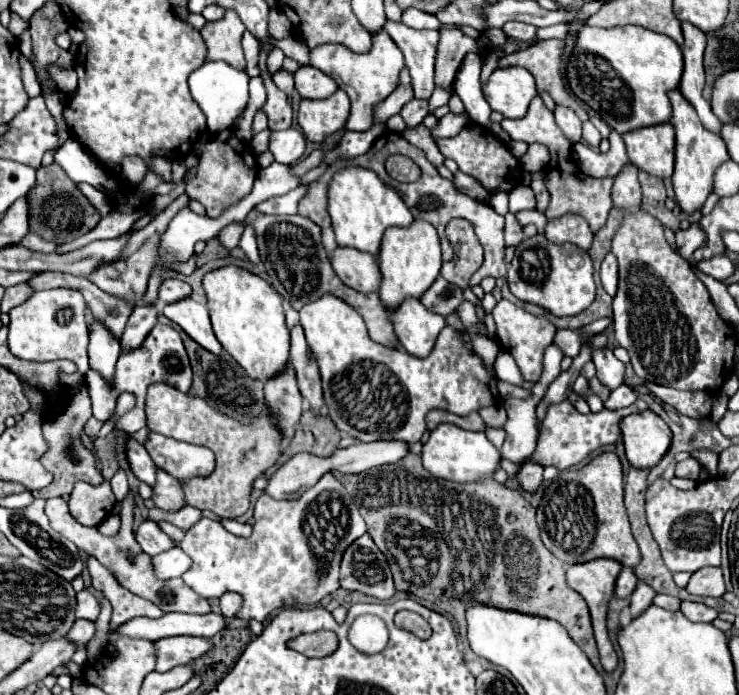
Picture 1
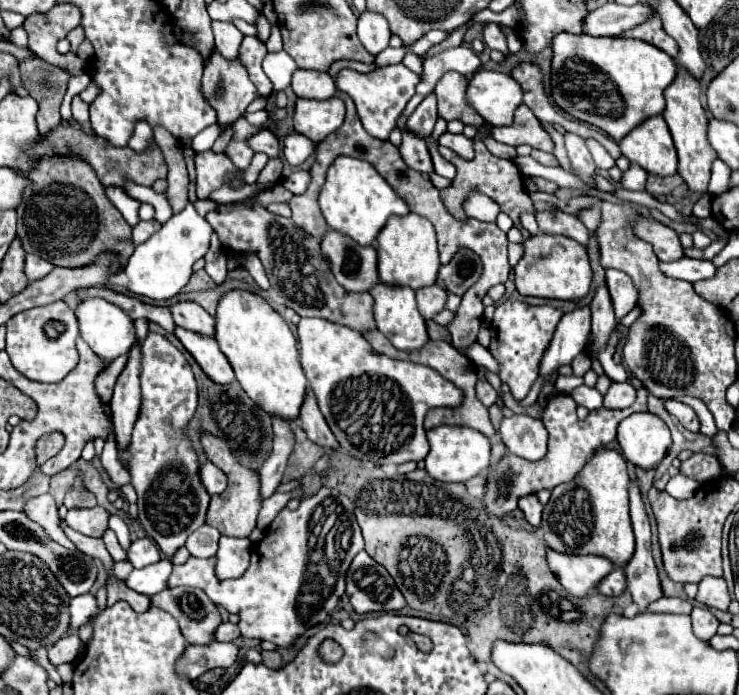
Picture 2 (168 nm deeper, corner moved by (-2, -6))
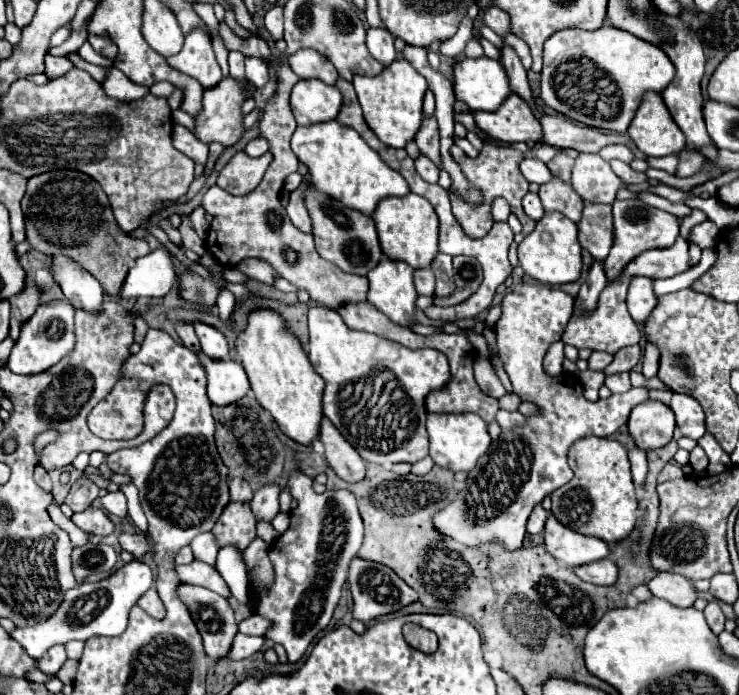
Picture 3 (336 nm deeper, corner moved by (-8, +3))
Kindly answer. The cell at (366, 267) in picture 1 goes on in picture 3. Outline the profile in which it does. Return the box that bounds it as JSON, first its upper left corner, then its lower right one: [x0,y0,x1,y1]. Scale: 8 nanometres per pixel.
[304,184,382,276]

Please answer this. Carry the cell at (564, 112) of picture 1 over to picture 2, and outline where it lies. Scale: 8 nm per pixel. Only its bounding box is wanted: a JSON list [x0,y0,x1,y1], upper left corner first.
[564,133,596,185]

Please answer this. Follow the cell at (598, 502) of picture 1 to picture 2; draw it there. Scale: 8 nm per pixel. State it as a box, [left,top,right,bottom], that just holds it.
[540,449,634,567]

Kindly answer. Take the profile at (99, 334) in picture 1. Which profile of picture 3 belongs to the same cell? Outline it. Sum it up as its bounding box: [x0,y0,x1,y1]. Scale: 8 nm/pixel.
[48,254,106,312]

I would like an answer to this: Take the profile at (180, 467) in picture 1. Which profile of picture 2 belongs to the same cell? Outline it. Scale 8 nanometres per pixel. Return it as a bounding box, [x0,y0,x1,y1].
[198,461,226,495]

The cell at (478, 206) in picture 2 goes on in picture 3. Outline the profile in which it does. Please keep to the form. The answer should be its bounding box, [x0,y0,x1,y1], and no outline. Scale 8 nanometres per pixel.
[492,200,510,222]

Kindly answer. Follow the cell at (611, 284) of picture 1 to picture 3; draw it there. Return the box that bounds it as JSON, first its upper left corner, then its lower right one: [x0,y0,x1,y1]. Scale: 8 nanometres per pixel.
[626,276,658,324]

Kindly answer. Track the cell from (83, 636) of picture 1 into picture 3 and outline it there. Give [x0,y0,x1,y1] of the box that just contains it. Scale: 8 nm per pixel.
[38,646,66,676]

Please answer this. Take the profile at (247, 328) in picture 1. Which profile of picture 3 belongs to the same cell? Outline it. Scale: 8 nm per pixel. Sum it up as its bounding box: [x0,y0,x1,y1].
[236,310,324,446]

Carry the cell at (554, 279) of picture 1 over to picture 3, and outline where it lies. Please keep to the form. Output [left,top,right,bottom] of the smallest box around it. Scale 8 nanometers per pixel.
[518,212,582,284]

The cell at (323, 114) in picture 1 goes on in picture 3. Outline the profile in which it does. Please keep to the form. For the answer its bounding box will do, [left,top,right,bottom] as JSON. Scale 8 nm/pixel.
[290,80,342,126]

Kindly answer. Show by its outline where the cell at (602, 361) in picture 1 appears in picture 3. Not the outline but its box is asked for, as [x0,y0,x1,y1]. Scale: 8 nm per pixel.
[604,200,678,280]

